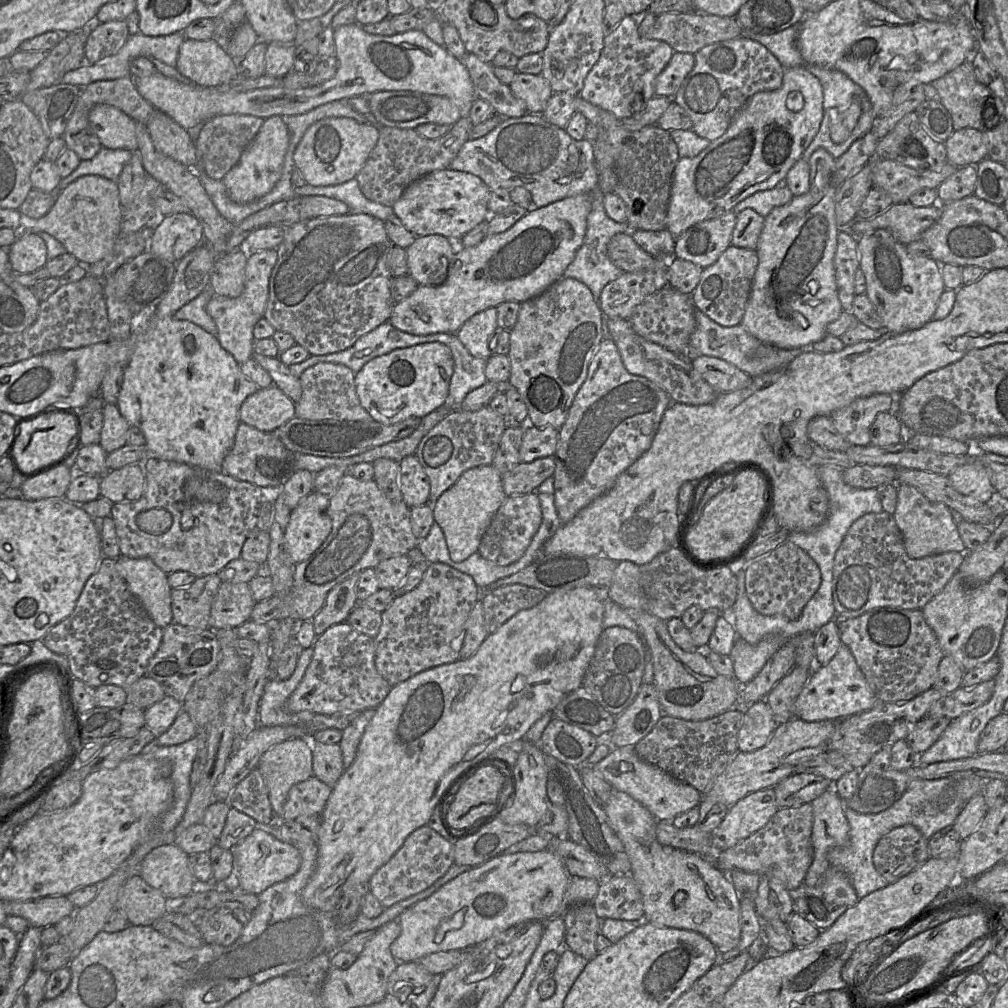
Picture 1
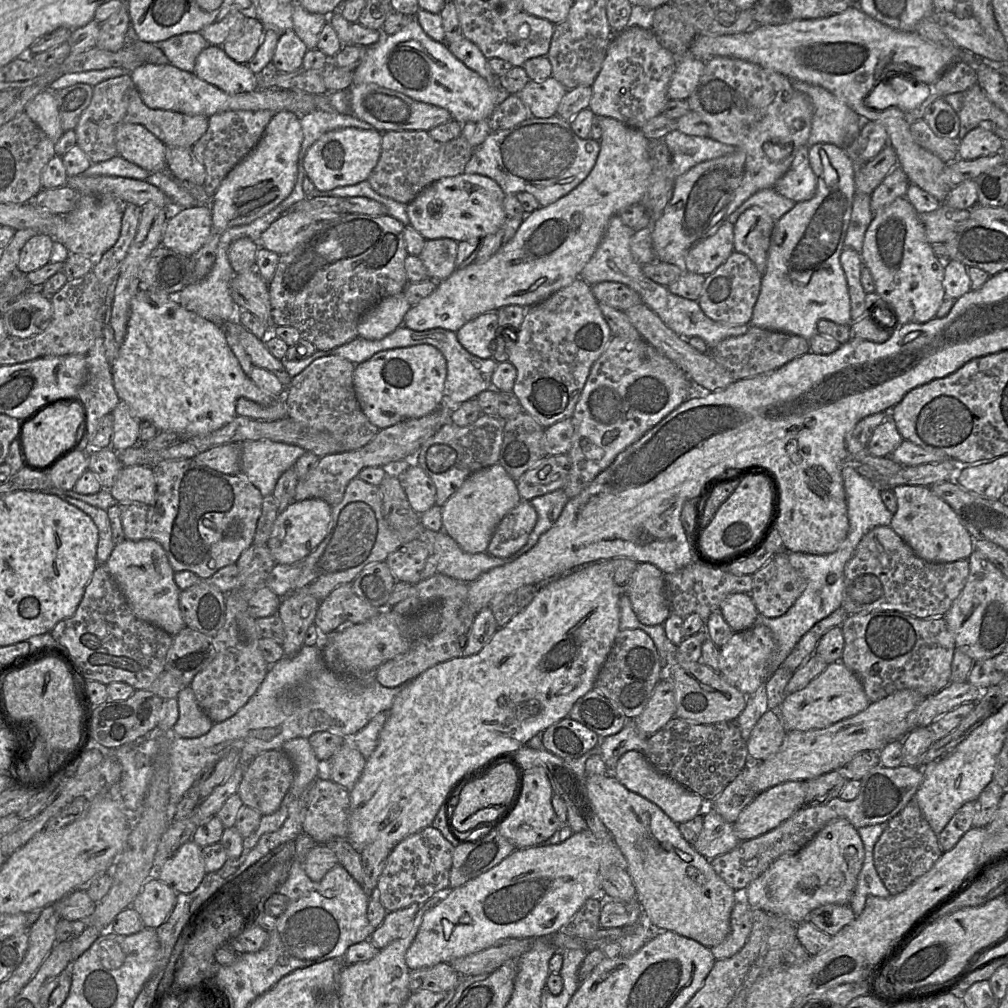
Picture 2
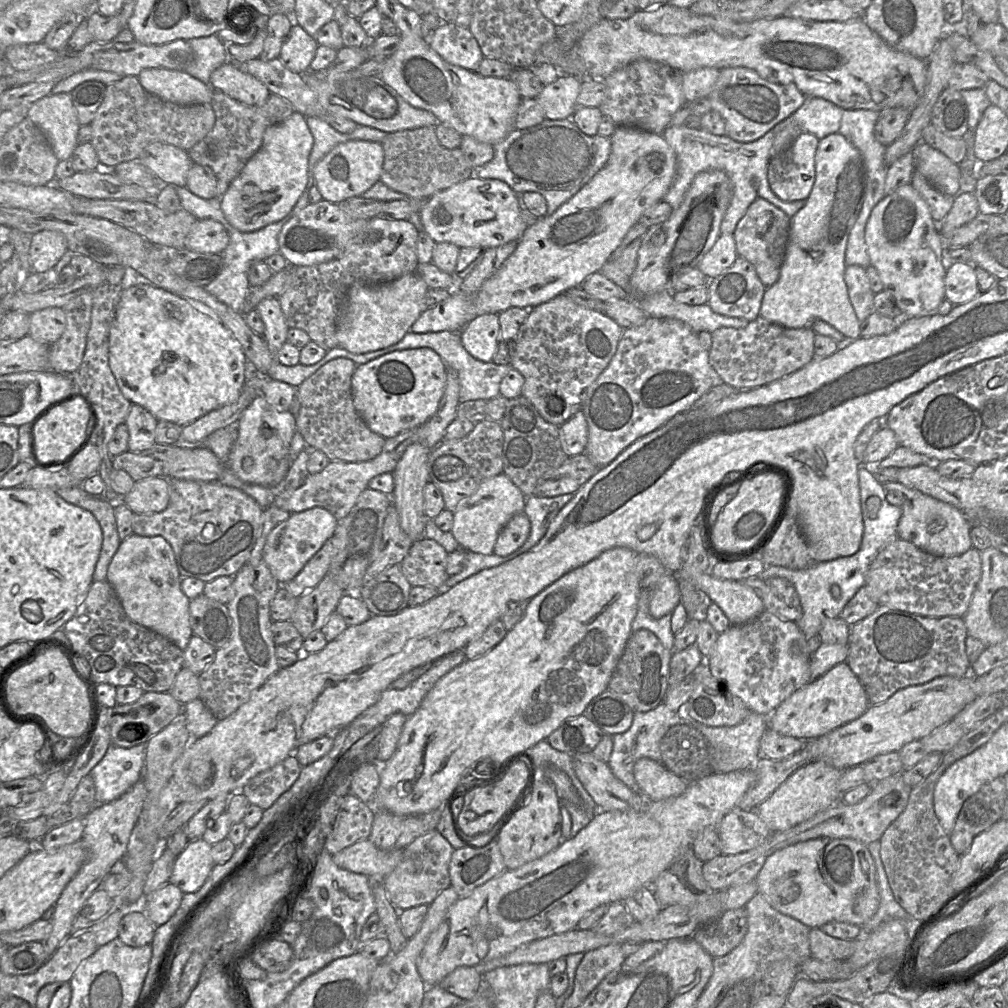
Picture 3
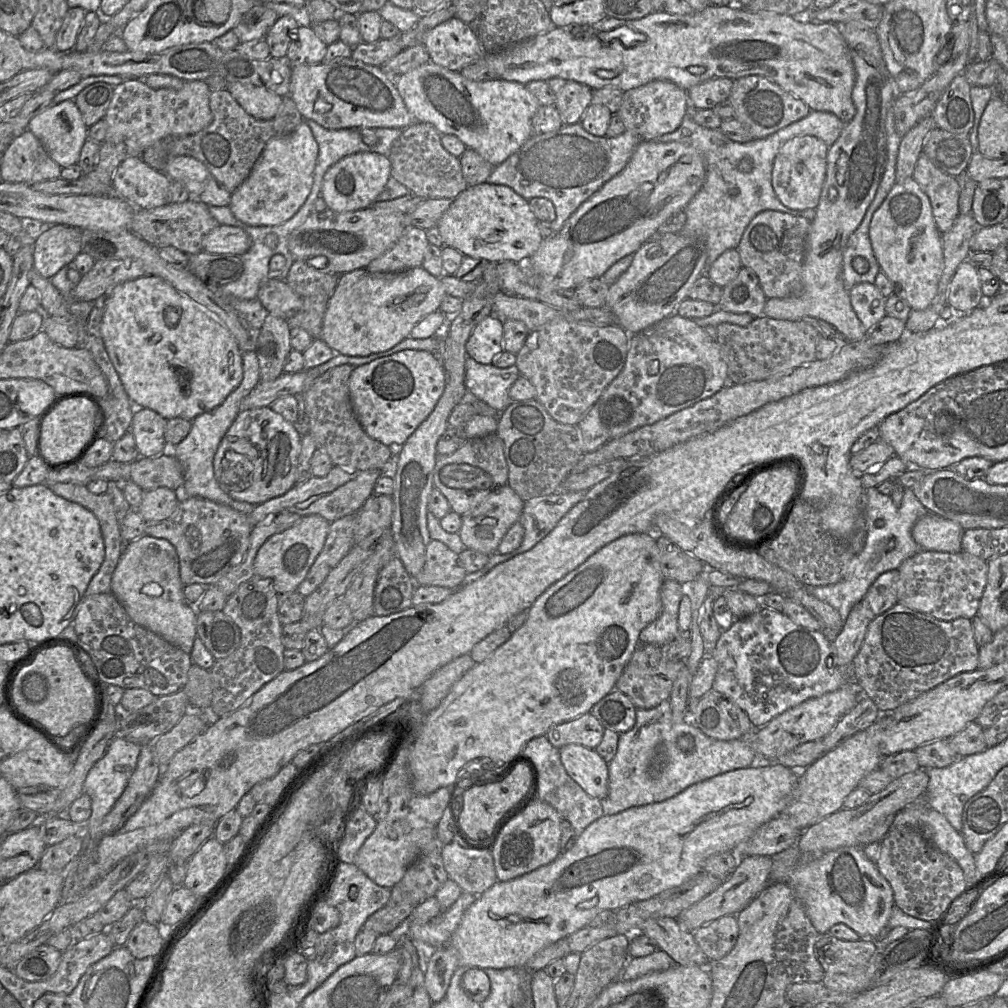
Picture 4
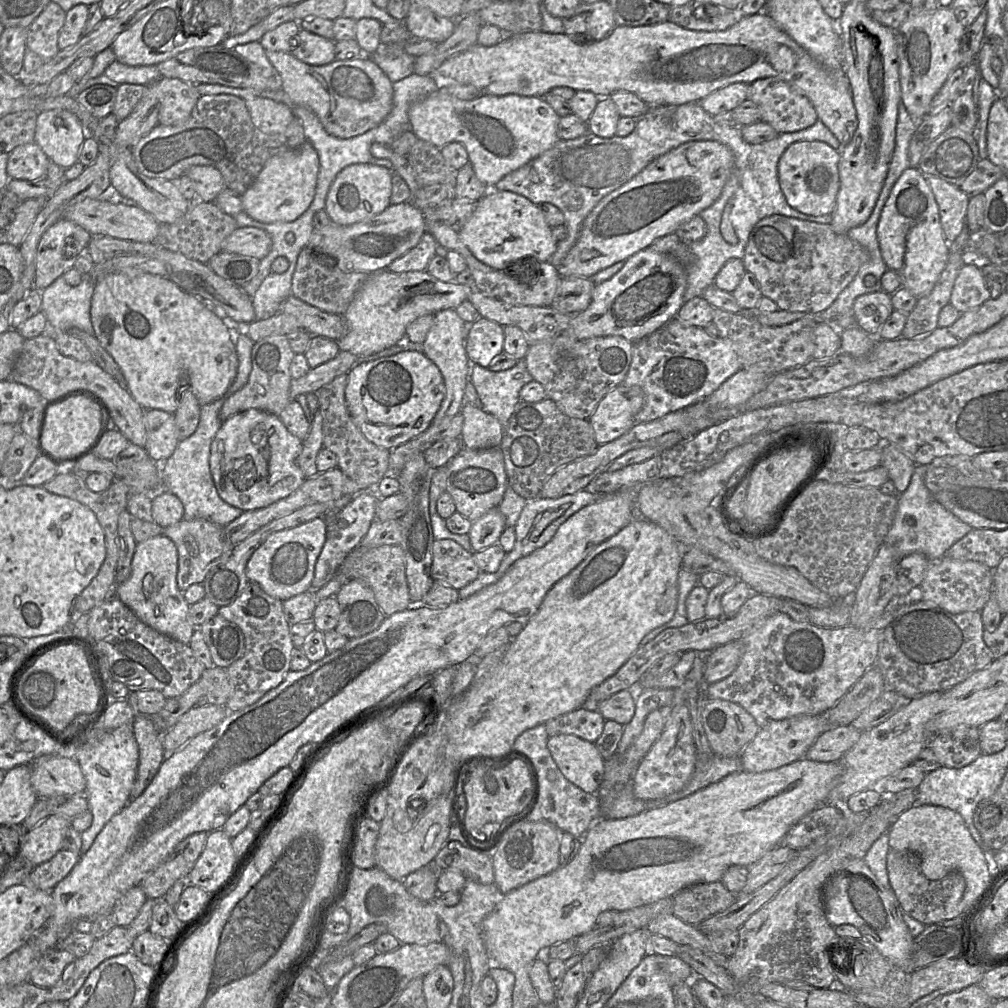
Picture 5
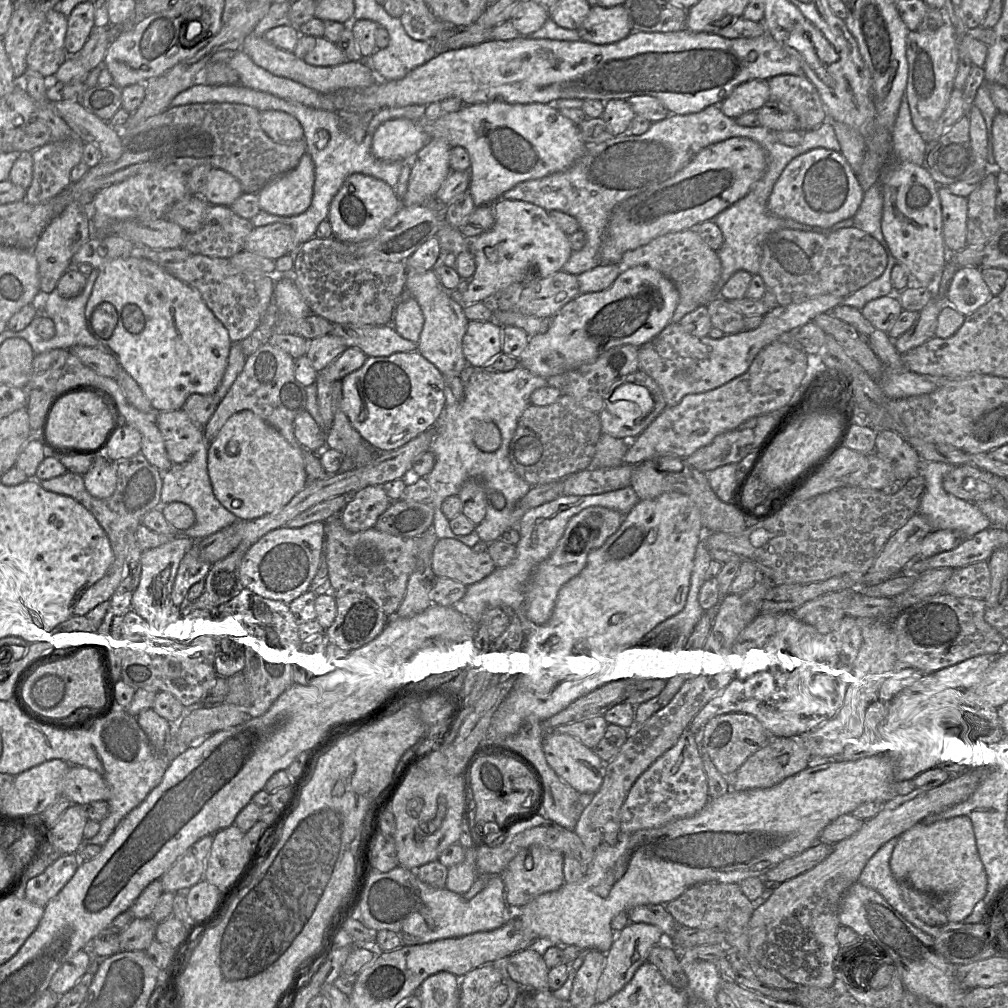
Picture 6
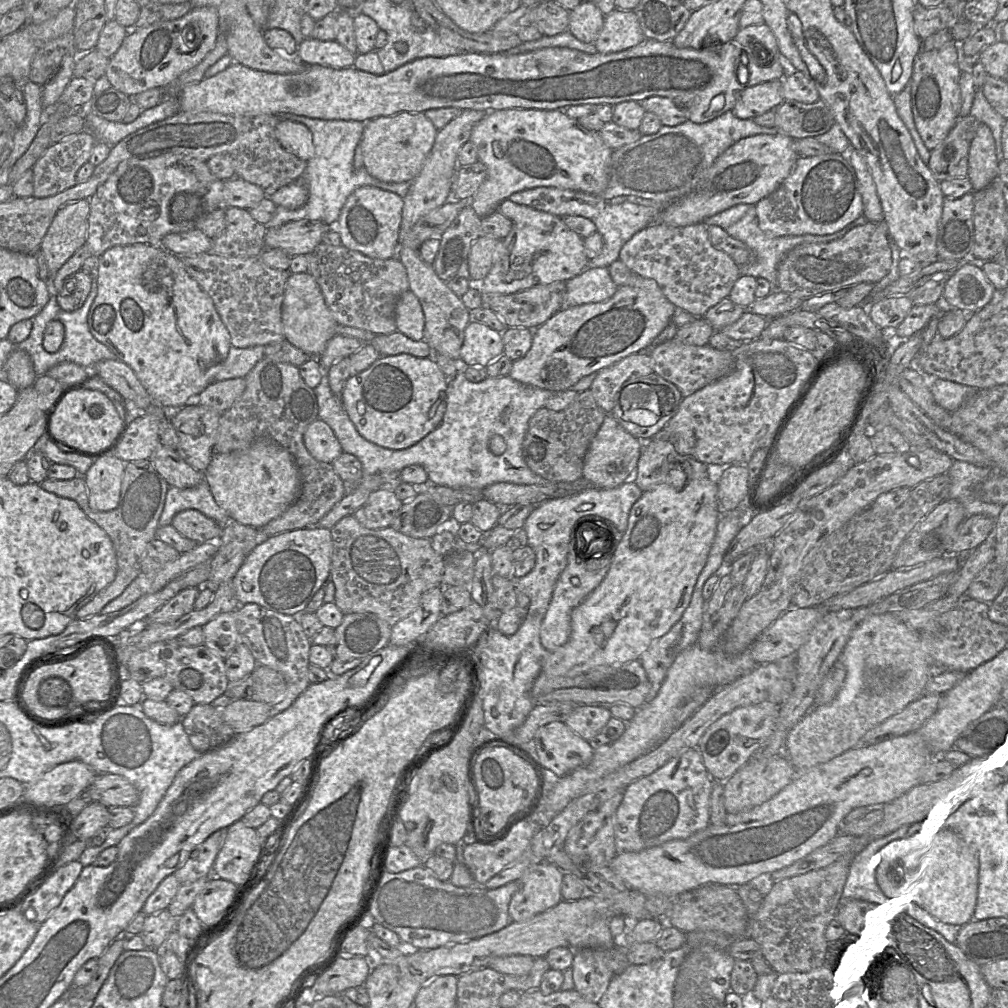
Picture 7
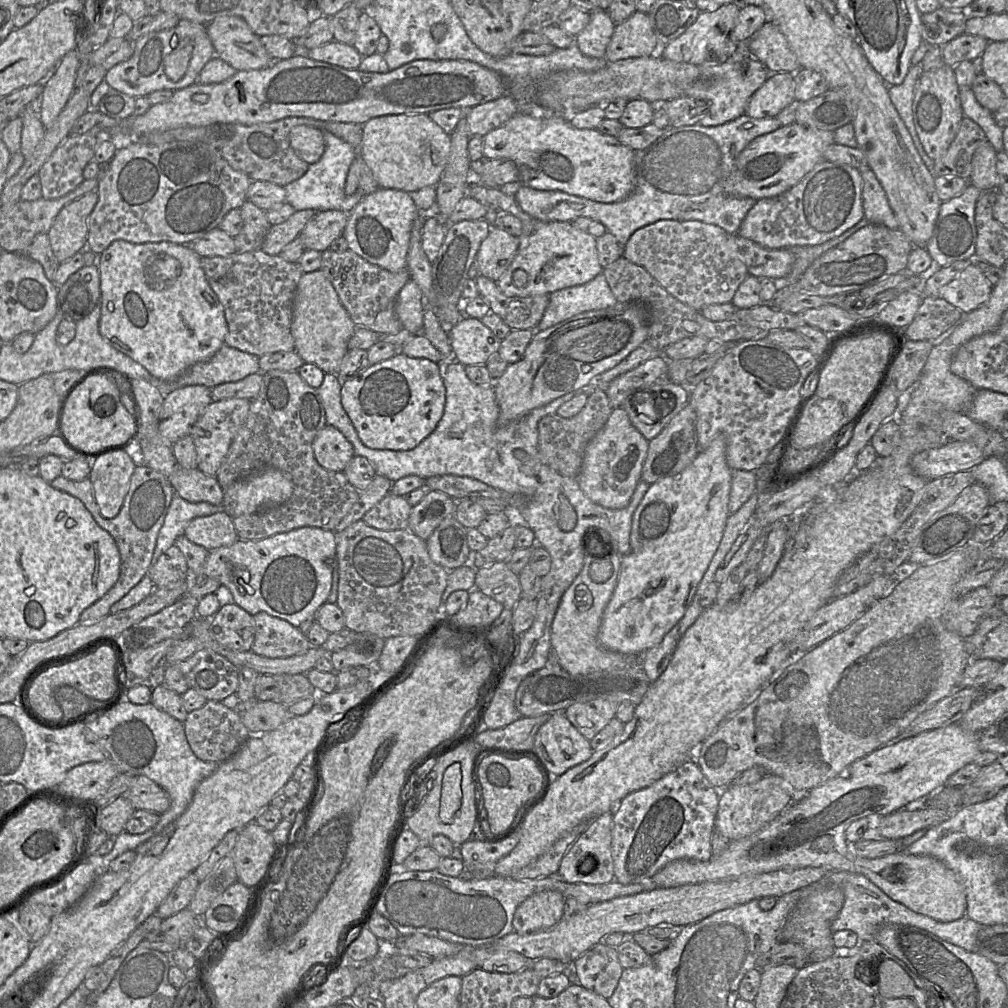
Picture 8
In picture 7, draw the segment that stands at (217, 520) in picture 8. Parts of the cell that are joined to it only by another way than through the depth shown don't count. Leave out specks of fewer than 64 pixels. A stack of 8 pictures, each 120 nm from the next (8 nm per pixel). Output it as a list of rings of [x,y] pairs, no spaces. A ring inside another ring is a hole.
[[[195,509],[177,513],[171,525],[184,537],[198,544],[215,542],[222,534],[223,526]]]

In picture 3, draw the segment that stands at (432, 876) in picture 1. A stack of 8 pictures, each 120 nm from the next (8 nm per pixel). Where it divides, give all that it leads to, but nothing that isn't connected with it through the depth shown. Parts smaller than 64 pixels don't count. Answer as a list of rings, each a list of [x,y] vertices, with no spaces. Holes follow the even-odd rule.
[[[436,829],[419,836],[403,849],[403,856],[396,868],[386,877],[382,878],[390,901],[398,910],[404,910],[419,905],[430,905],[441,891],[450,887],[449,864],[454,848]]]

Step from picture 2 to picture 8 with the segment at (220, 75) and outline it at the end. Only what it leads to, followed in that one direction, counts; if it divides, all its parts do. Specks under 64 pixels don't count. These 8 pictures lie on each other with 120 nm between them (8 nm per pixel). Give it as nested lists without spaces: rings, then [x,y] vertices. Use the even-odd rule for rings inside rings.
[[[313,126],[293,127],[289,142],[295,154],[309,165],[319,161],[325,150],[323,131]]]

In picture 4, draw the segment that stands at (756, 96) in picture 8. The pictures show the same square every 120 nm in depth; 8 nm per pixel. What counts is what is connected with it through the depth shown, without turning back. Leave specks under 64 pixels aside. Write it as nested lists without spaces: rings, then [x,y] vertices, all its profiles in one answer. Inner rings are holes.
[[[730,78],[708,79],[687,90],[688,99],[696,108],[710,109],[728,100],[733,84]]]

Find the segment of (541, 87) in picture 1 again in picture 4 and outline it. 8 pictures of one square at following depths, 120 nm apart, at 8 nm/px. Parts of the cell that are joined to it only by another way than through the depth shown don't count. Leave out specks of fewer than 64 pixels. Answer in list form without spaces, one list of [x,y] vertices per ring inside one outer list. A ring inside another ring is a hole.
[[[573,80],[566,81],[565,85],[559,92],[556,92],[555,95],[556,100],[554,107],[559,112],[563,124],[580,123],[586,109],[592,103],[592,89]]]

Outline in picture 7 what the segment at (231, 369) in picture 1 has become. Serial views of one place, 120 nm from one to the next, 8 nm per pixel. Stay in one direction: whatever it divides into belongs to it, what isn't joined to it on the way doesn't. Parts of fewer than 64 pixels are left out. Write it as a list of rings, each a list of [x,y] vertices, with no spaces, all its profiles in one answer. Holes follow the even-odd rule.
[[[136,243],[133,245],[118,245],[114,246],[108,250],[106,250],[102,255],[99,256],[98,258],[98,277],[97,277],[97,286],[98,286],[98,293],[91,305],[89,315],[88,315],[88,326],[90,333],[93,335],[93,337],[107,346],[118,358],[118,360],[124,362],[127,364],[135,373],[136,377],[139,379],[143,387],[146,389],[148,394],[150,395],[152,402],[154,404],[158,404],[159,407],[162,407],[163,409],[166,410],[180,410],[182,407],[185,405],[190,404],[190,399],[193,396],[198,396],[209,384],[212,382],[219,382],[219,381],[214,381],[214,376],[215,374],[219,371],[221,364],[225,361],[227,358],[228,352],[230,347],[232,346],[230,343],[230,334],[226,326],[221,320],[220,315],[218,314],[214,302],[211,299],[211,297],[199,286],[199,284],[192,279],[189,274],[186,272],[183,264],[181,263],[180,259],[178,256],[170,253],[169,251],[165,250],[161,245],[150,245],[146,243]],[[266,438],[256,440],[244,450],[213,455],[204,472],[204,479],[215,502],[226,511],[231,520],[254,528],[262,528],[281,516],[297,500],[301,489],[300,471],[292,454]]]

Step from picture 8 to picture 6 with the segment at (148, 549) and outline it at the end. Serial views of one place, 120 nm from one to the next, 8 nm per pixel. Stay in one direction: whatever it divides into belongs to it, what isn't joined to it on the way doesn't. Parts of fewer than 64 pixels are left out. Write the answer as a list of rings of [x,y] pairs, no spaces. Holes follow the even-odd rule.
[[[136,455],[116,462],[117,483],[114,493],[106,499],[93,497],[84,484],[83,476],[66,472],[59,477],[39,481],[41,486],[50,492],[68,496],[83,505],[97,520],[105,531],[114,554],[114,561],[105,575],[86,590],[74,607],[74,615],[85,616],[99,604],[109,600],[125,576],[125,561],[130,544],[137,544],[136,531],[142,524],[143,517],[160,503],[162,490],[162,472],[151,465],[144,455]]]

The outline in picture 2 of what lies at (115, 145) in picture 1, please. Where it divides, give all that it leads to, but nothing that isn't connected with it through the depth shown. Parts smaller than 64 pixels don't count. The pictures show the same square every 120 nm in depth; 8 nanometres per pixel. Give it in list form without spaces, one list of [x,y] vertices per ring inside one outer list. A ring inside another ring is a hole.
[[[121,123],[115,132],[118,155],[151,173],[165,172],[167,146],[143,125]]]

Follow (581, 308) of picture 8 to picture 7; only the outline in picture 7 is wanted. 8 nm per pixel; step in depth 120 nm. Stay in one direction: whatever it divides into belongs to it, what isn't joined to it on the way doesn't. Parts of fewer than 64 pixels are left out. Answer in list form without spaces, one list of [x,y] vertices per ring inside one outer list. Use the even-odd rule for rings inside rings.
[[[608,267],[586,268],[581,274],[566,281],[560,309],[605,301],[615,294],[617,288]]]

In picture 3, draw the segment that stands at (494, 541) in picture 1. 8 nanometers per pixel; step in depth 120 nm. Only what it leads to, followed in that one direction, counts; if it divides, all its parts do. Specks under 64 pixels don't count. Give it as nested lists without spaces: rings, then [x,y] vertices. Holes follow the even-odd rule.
[[[524,512],[513,516],[500,531],[493,553],[497,556],[508,556],[519,549],[530,534],[530,520]]]

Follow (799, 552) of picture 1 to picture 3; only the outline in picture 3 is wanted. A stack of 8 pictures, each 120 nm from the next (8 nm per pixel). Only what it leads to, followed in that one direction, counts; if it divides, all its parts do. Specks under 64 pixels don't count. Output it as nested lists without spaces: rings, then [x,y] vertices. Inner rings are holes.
[[[780,577],[769,578],[765,582],[769,591],[762,598],[764,610],[786,621],[796,622],[801,619],[803,611],[793,584]]]

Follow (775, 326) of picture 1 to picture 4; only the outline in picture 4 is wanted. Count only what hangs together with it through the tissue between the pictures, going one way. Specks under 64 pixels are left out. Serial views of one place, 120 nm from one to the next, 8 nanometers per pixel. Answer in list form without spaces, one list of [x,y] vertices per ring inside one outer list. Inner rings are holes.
[[[856,21],[838,25],[841,25],[841,33],[849,48],[856,74],[852,90],[855,116],[845,125],[839,138],[828,149],[826,179],[815,209],[816,217],[812,220],[807,237],[802,268],[803,293],[794,298],[769,298],[765,303],[763,315],[791,321],[802,320],[807,316],[822,319],[831,324],[846,342],[858,342],[866,338],[867,330],[853,310],[849,291],[844,285],[843,254],[849,237],[861,224],[881,182],[887,161],[886,116],[900,91],[886,67],[875,30]]]

